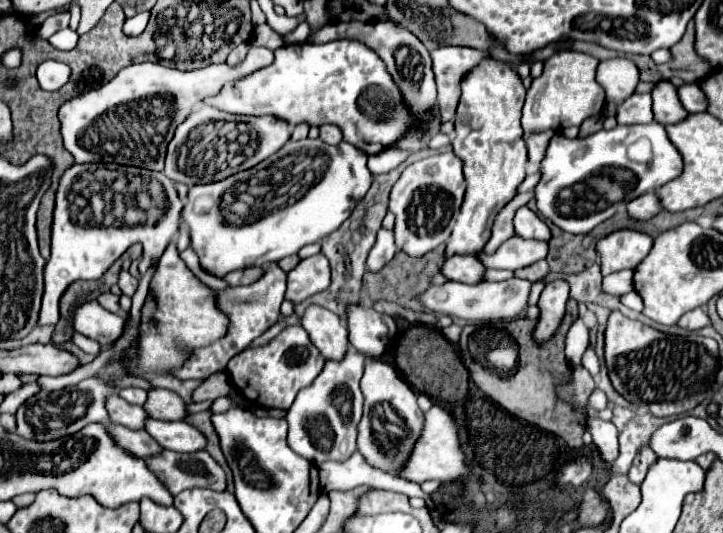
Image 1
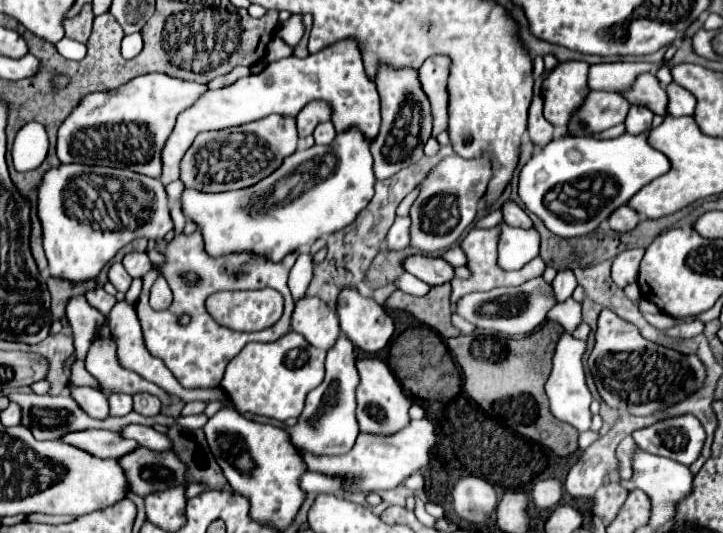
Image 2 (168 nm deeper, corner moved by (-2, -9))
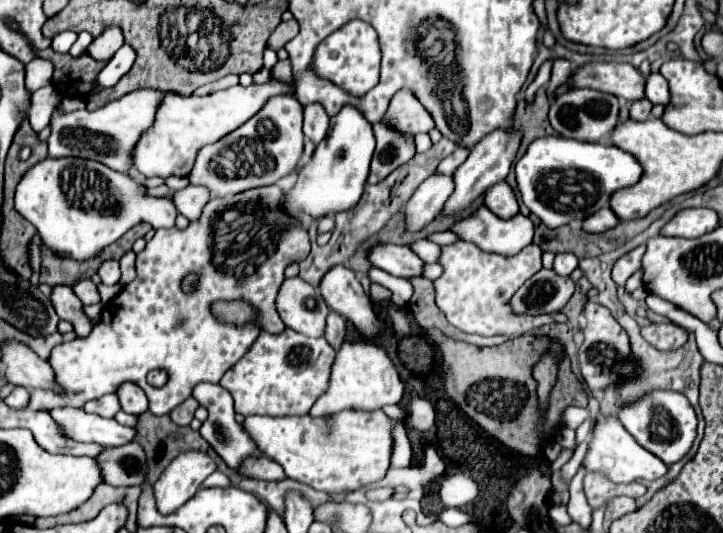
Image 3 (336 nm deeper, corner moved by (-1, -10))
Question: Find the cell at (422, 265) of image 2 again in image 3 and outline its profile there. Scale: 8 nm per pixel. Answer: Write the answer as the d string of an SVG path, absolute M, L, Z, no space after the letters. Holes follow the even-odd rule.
M375 244L367 252L367 260L371 262L371 266L401 278L421 276L423 268L423 262L419 262L419 258L415 258L415 254L407 246L395 244Z

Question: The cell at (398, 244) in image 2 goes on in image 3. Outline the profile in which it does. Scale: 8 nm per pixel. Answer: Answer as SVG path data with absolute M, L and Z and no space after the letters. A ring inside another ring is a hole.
M435 172L431 178L427 178L407 202L407 230L415 232L429 224L451 196L451 190L455 190L453 174Z

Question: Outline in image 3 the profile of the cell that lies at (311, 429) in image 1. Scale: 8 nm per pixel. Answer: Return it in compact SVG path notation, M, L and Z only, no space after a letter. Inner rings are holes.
M329 312L329 316L327 316L327 326L325 326L325 338L327 338L327 342L335 348L335 350L339 350L339 346L341 346L341 342L343 342L343 336L345 336L345 318L341 316L341 314L337 314L337 312Z

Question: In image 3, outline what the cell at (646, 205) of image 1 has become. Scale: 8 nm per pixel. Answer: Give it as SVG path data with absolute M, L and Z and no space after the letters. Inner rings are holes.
M603 208L595 214L591 214L591 218L585 218L581 222L581 228L585 232L605 232L609 228L613 228L619 222L619 218L615 214L611 214L611 208Z

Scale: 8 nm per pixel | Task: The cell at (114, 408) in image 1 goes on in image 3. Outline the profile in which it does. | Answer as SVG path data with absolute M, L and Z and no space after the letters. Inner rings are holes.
M15 340L3 342L1 368L3 368L5 380L11 384L25 386L27 390L43 388L43 390L59 392L59 386L55 386L55 374L49 362L41 360L23 342L15 342Z

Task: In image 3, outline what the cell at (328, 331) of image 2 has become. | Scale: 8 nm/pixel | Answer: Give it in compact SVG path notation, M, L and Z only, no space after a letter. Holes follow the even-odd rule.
M285 278L277 294L275 306L285 326L293 328L295 332L301 332L311 338L319 338L325 334L323 330L329 308L323 302L319 290L303 282L303 278Z

